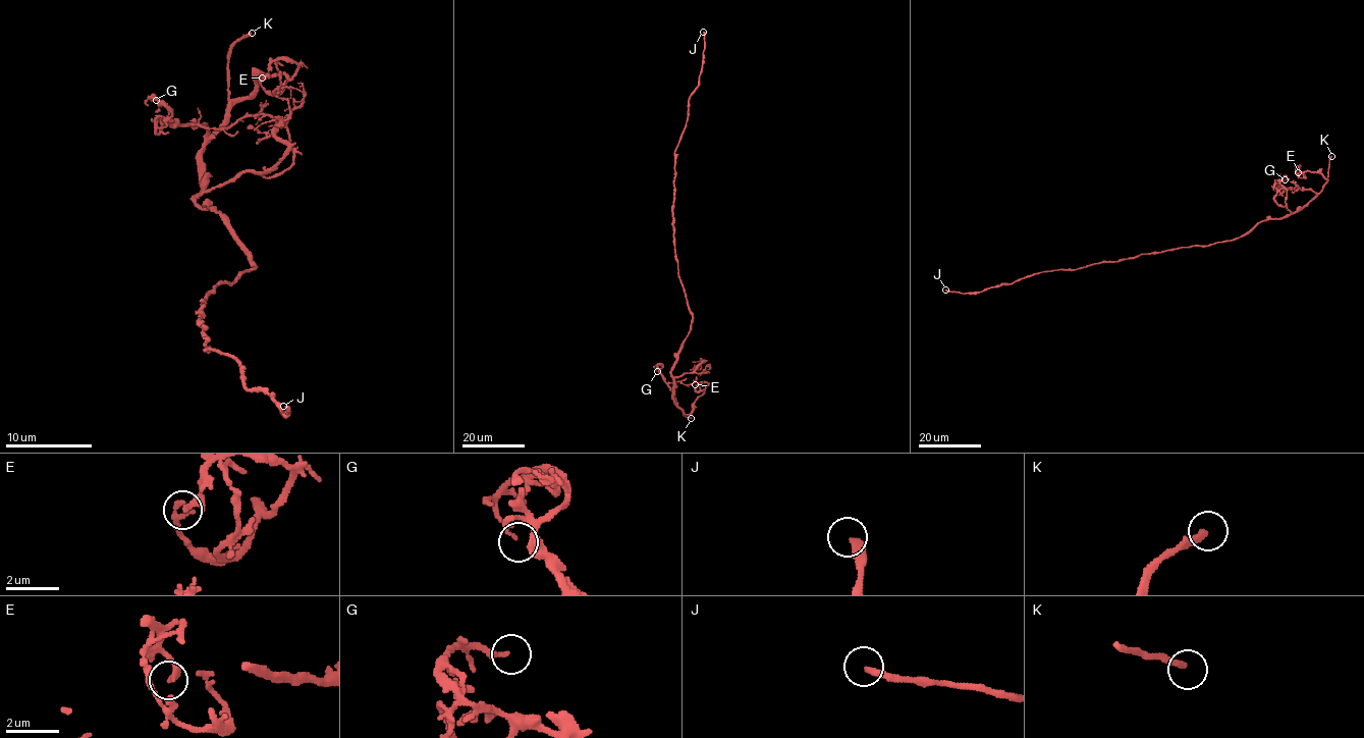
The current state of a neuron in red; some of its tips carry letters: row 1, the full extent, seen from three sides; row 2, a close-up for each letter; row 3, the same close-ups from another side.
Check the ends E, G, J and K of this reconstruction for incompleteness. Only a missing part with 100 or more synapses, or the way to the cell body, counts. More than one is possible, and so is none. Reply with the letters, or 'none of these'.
J

